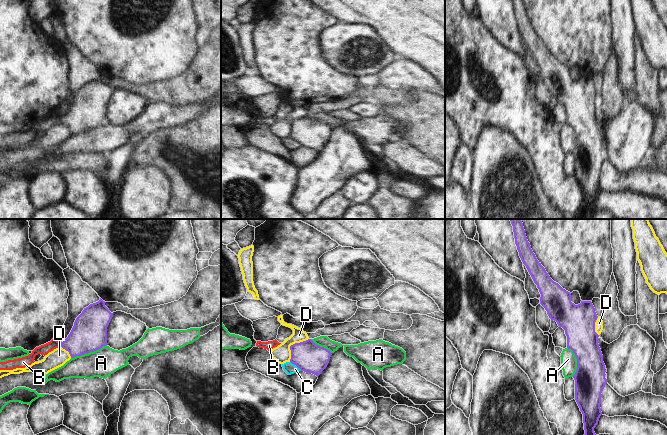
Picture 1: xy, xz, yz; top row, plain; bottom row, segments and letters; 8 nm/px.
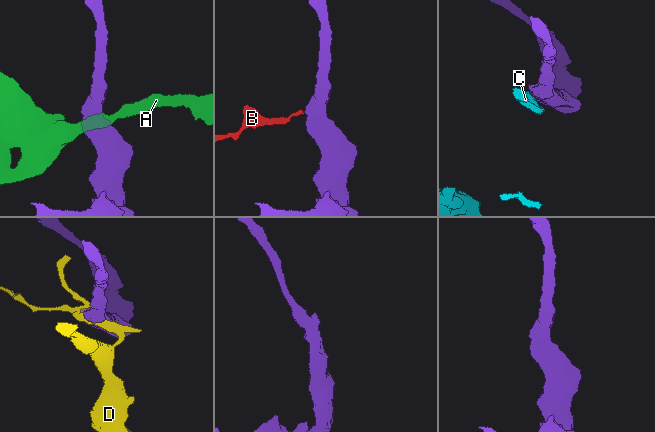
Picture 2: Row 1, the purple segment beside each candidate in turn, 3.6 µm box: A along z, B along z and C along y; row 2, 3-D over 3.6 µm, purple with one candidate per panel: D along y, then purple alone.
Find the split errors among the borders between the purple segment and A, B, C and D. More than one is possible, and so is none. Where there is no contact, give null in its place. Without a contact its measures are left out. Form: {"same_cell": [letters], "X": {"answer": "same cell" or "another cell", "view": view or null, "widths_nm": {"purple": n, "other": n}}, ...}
{"same_cell": ["B"], "A": {"answer": "another cell", "view": "xy", "widths_nm": {"purple": 280, "other": 220}}, "B": {"answer": "same cell", "view": "xy", "widths_nm": {"purple": 280, "other": 80}}, "C": {"answer": "another cell", "view": "xz", "widths_nm": {"purple": 240, "other": 90}}, "D": {"answer": "another cell", "view": "xz", "widths_nm": {"purple": 240, "other": 140}}}

